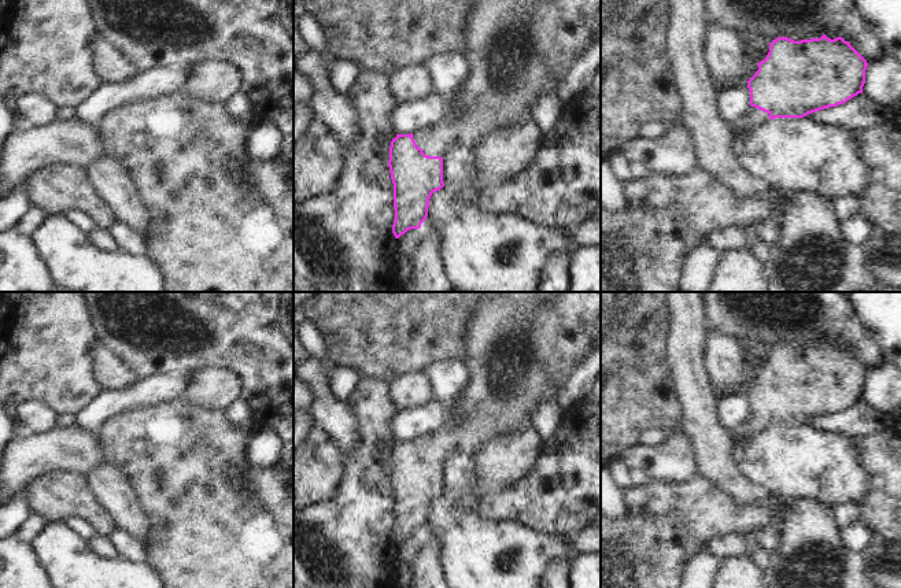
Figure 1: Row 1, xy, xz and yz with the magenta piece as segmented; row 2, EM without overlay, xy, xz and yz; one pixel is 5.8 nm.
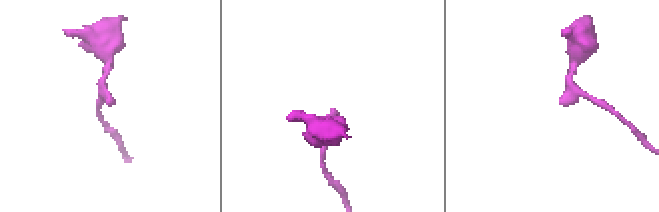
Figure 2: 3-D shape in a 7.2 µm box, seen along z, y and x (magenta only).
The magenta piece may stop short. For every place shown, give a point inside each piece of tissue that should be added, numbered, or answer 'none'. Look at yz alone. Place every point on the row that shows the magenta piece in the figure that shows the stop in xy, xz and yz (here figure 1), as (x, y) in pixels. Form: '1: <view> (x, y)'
1: yz (753, 117)

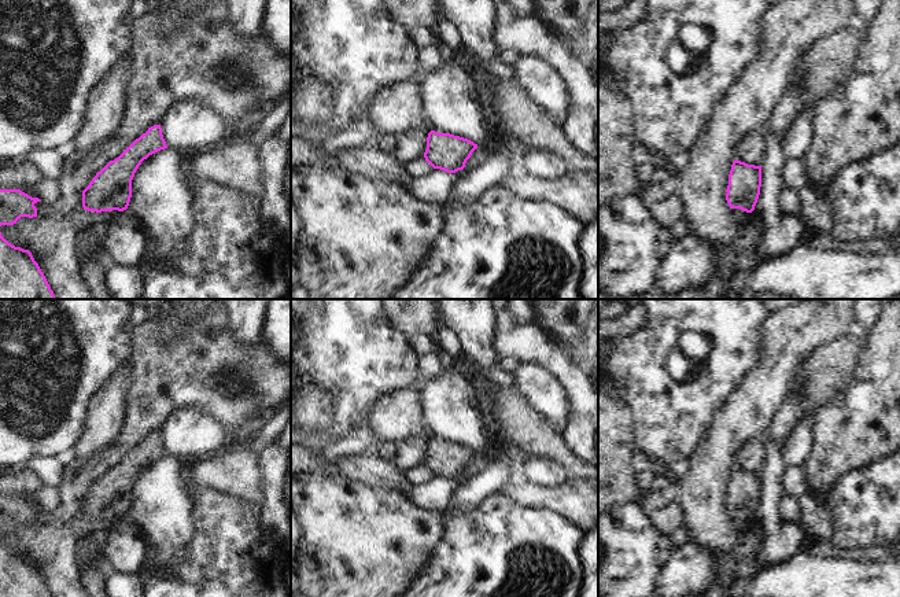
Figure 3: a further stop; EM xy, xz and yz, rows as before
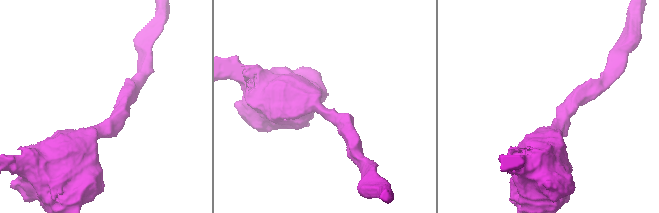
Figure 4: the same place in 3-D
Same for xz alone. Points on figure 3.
none

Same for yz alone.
none

